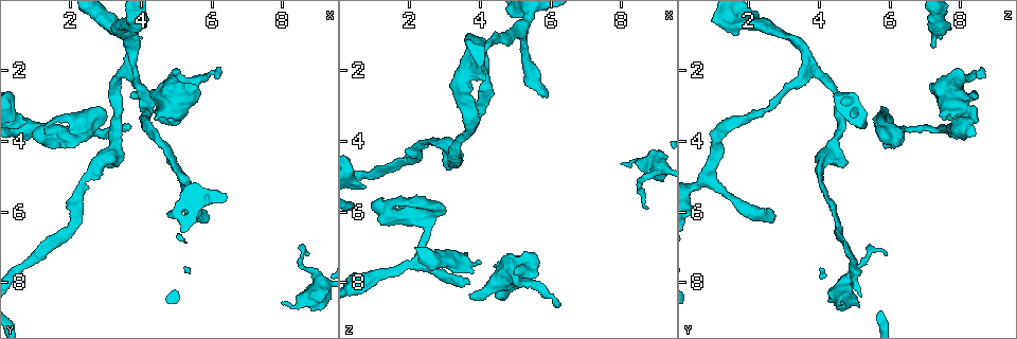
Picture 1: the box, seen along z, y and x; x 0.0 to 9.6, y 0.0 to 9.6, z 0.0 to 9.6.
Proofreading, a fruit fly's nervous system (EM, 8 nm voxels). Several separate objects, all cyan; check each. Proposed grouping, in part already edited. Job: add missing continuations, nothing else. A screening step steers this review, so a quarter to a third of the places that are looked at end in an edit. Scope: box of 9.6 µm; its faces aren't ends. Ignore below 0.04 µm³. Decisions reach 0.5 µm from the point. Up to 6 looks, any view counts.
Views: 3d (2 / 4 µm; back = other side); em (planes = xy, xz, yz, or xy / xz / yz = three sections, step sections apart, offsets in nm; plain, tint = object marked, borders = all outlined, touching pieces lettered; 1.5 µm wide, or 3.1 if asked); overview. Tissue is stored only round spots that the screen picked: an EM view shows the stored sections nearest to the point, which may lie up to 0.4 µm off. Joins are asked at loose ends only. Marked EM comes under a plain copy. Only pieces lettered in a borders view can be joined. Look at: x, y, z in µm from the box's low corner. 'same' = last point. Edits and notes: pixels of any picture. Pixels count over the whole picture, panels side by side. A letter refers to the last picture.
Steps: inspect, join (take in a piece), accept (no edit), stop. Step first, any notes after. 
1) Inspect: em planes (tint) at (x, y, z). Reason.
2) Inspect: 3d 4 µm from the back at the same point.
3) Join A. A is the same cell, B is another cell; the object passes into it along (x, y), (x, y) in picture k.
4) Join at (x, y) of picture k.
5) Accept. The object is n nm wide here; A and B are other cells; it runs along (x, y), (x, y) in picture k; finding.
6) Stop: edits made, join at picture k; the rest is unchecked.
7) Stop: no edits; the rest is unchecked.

Inspect: 3d 2 µm at (3.60, 1.35, 7.20). Free end.

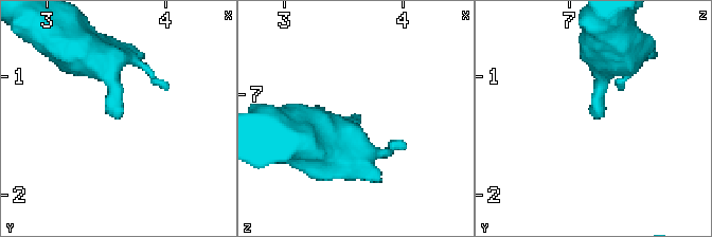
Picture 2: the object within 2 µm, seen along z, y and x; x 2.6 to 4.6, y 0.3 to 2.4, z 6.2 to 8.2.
Inspect: em planes (borders) at (3.58, 1.36, 7.22). Need the tissue.

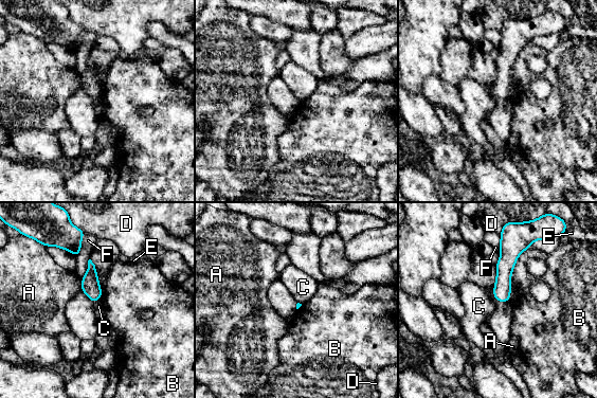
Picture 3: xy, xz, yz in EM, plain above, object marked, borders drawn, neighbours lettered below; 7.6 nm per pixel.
Accept. A, B, C, D, E and F are other cells; a border runs along (101, 296), (94, 303) in picture 3; none of them fits.

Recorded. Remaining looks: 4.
Inspect: em planes (borders) at (4.40, 3.45, 7.55). Free end.

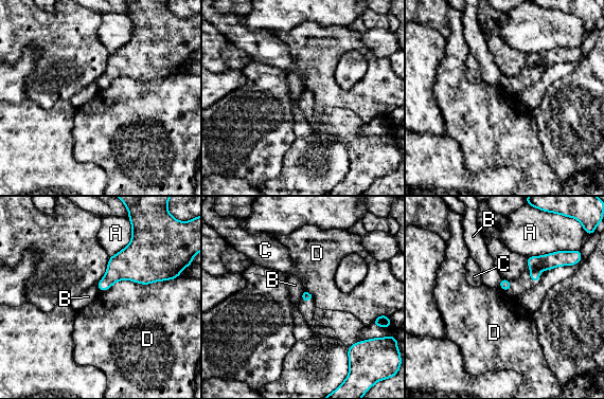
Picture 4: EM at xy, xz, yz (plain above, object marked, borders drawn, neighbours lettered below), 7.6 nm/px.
Accept. A, B, C and D are other cells; none of them fits.

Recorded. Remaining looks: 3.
Inspect: em yz step 8 (borders) at (6.20, 2.00, 8.60). An open end.

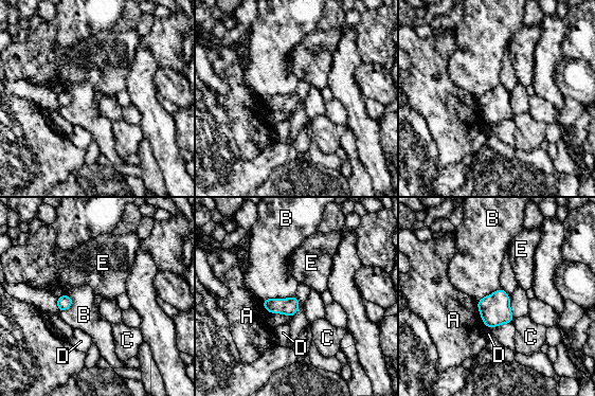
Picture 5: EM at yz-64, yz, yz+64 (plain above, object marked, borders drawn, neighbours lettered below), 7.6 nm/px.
Accept. A, B, C, D and E are other cells; a border runs along (70, 295), (72, 304), (58, 312) in picture 5; none of them fits.

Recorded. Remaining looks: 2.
Stop: no edits; the rest is unchecked.

